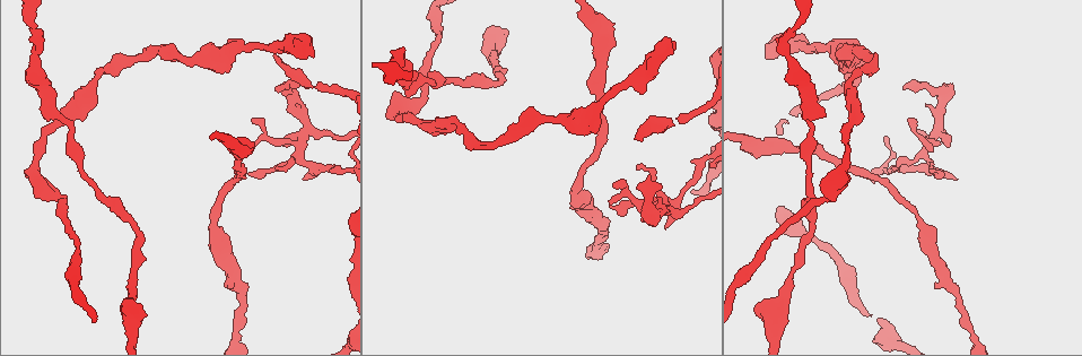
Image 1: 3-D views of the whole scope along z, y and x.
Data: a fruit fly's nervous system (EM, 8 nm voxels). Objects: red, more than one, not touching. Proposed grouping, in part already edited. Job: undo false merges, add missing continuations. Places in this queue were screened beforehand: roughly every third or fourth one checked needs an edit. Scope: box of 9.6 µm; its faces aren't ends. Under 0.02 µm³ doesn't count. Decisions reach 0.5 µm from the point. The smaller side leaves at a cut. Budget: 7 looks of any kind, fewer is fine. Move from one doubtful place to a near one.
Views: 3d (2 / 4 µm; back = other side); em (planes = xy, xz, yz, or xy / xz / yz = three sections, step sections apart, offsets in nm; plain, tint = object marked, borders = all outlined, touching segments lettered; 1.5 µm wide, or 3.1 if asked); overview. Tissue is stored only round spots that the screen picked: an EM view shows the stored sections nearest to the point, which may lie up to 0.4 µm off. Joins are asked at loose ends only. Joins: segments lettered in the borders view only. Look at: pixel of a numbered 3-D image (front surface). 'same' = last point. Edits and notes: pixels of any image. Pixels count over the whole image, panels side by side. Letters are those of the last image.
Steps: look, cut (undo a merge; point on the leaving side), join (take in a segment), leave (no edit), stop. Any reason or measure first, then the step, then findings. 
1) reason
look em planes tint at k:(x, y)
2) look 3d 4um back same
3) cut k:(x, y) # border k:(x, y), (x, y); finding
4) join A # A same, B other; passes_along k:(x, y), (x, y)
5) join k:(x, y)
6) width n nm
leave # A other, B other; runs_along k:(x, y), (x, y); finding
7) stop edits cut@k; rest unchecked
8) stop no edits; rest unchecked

free end
look 3d 4um at 1:(768, 57)

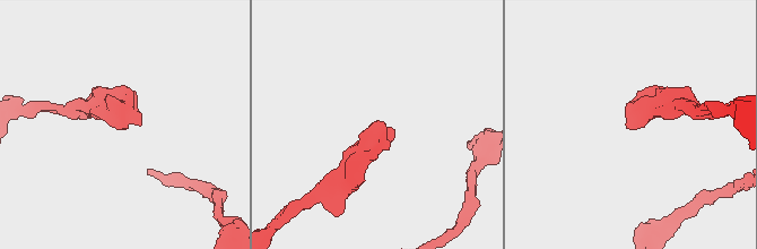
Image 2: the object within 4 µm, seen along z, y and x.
look em planes borders at 2:(139, 123)

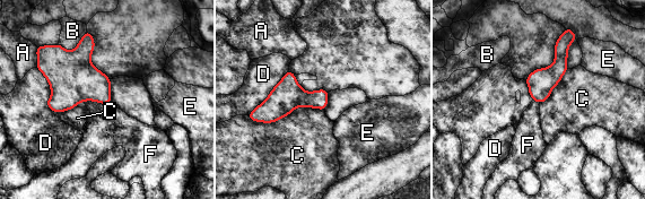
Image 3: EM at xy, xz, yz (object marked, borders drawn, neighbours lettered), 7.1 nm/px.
leave # A other, B other, C other, D other, E other, F other; none of them fits

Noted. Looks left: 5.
an open end
look em planes borders at 1:(639, 169)

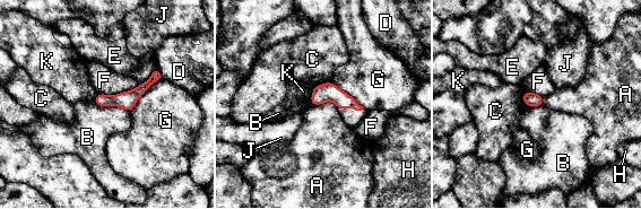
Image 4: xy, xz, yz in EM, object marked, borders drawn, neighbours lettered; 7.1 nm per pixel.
width 100 nm
leave # A other, B other, C other, D other, E other, F other, G other, H other, J other, K other; runs_along 4:(156, 72), (128, 99), (97, 101); none of them fits

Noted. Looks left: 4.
thin end
look em xy step 4 tint at 1:(275, 59)

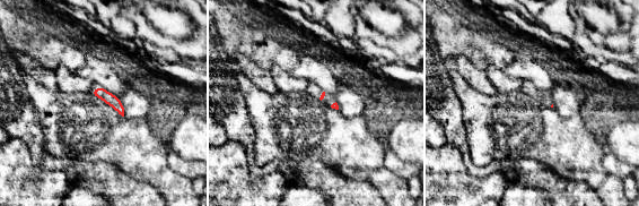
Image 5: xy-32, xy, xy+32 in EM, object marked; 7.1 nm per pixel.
look em planes borders same

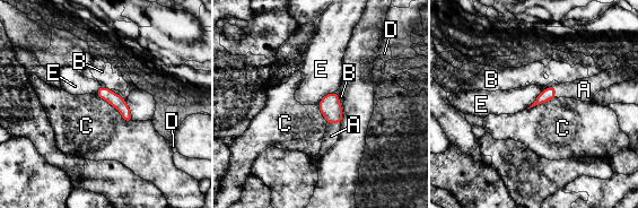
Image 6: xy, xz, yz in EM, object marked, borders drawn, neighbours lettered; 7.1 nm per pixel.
width 90 nm
join A # A same, B other, C other, D other, E other; passes_along 6:(330, 106), (333, 122), (331, 136); it goes on there

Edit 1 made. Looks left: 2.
stop edits join@6; rest unchecked

